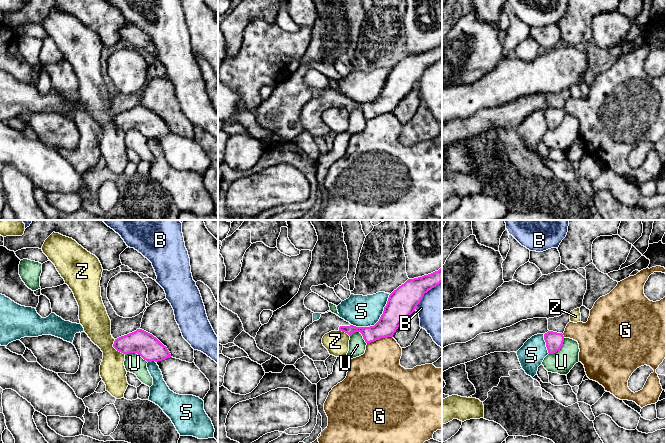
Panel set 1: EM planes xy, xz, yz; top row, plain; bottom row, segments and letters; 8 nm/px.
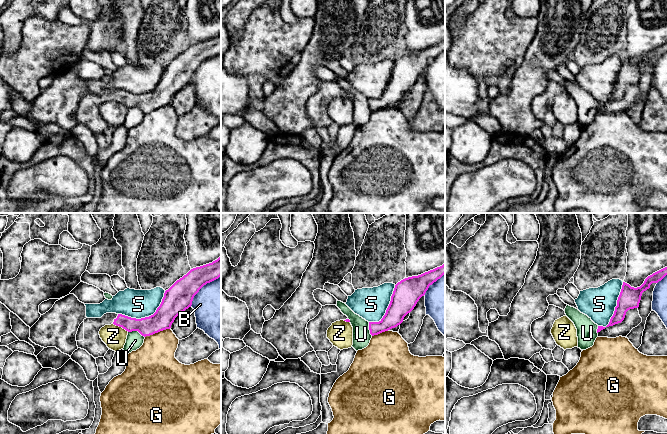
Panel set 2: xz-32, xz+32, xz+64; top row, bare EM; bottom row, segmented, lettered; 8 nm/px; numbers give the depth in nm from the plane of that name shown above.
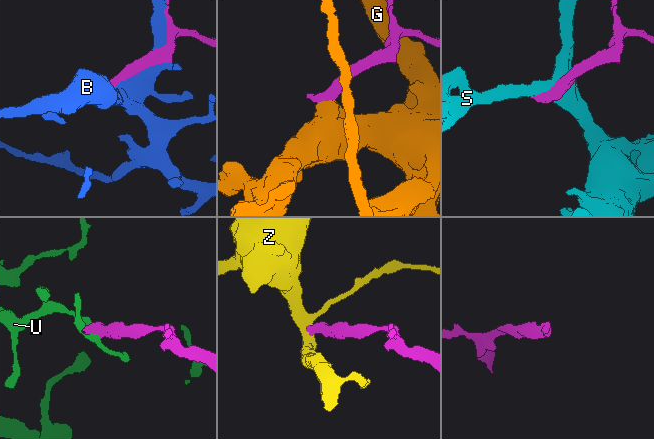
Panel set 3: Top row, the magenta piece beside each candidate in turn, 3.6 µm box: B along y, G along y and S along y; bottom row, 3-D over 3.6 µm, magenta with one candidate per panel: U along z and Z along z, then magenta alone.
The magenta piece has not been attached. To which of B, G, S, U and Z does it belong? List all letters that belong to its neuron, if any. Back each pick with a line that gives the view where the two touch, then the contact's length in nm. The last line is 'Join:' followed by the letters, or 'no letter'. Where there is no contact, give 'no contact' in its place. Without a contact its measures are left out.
Join: no letter

